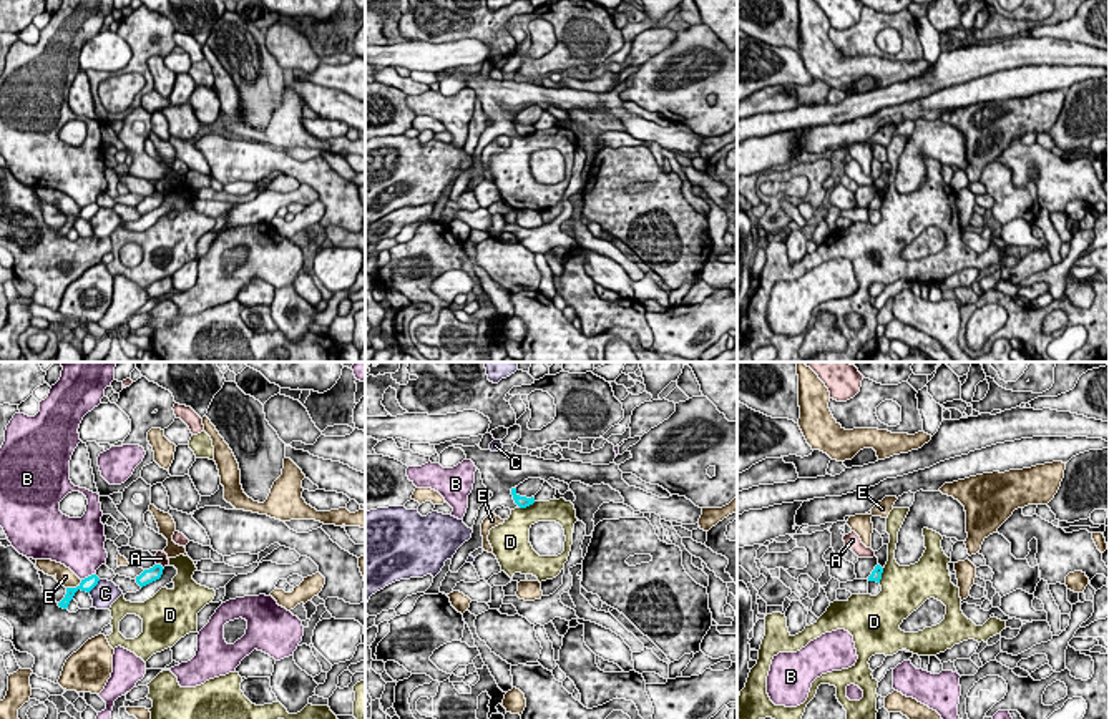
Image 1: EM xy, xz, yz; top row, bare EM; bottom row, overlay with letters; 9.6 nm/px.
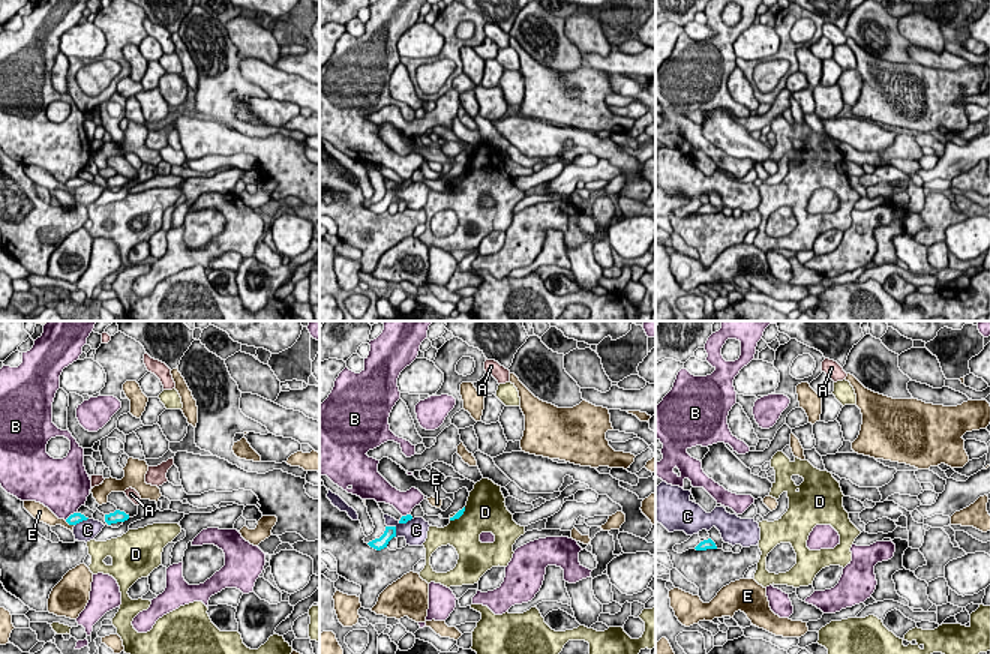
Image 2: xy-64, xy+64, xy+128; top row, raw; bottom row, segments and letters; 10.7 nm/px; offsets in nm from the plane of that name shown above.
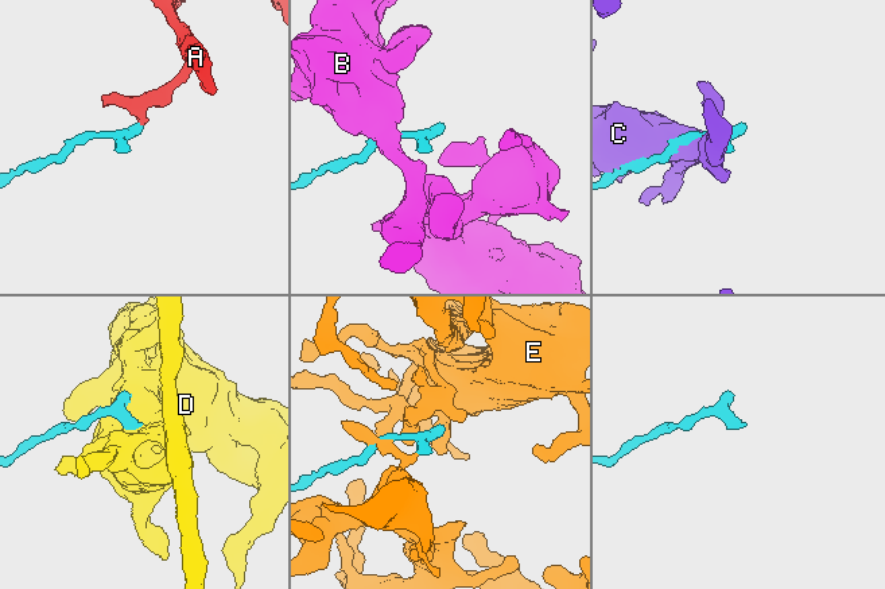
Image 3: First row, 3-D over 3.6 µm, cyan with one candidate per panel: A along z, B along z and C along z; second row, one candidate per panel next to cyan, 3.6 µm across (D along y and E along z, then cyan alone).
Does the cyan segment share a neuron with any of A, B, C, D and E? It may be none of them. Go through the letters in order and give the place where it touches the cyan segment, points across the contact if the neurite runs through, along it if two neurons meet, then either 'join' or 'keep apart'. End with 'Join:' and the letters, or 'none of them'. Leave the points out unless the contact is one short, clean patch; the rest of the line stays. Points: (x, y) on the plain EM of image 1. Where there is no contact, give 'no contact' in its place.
A: meets cyan in xy at (160, 193); border along xy (156, 191), (163, 196); keep apart
B: meets cyan in xy at (88, 205); border along xy (95, 201), (82, 208); keep apart
C: meets cyan in xy at (93, 215); keep apart
D: meets cyan in xz at (527, 133); keep apart
E: meets cyan in xy at (73, 216); keep apart
Join: none of them

